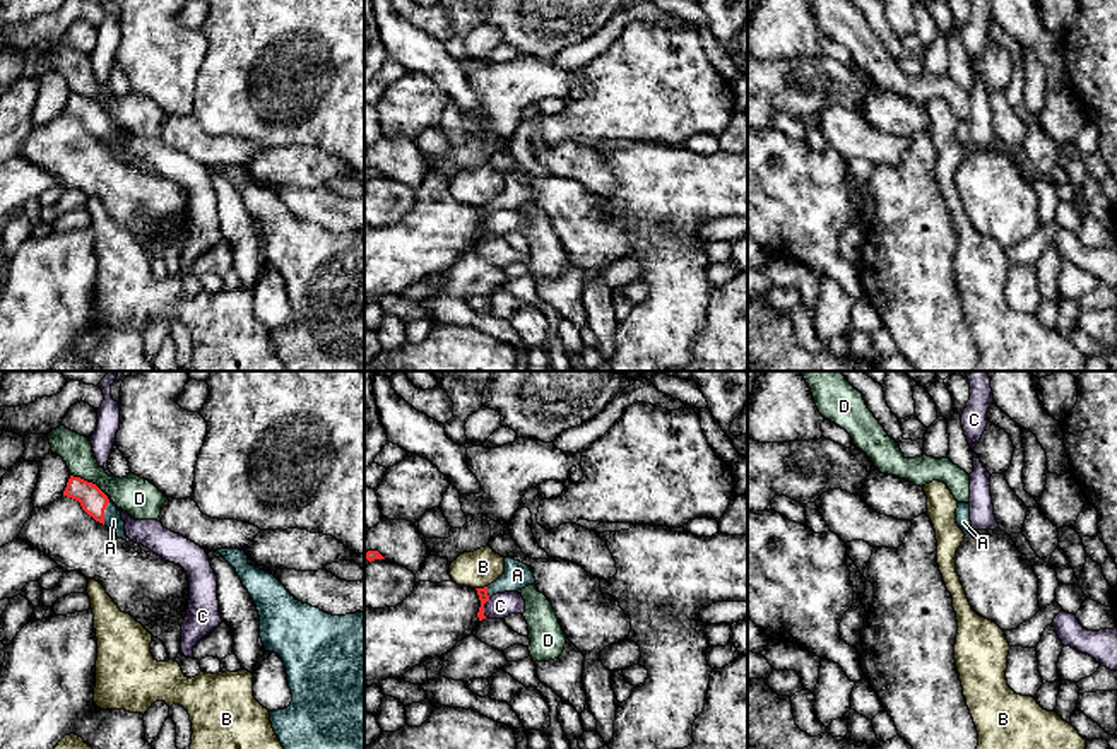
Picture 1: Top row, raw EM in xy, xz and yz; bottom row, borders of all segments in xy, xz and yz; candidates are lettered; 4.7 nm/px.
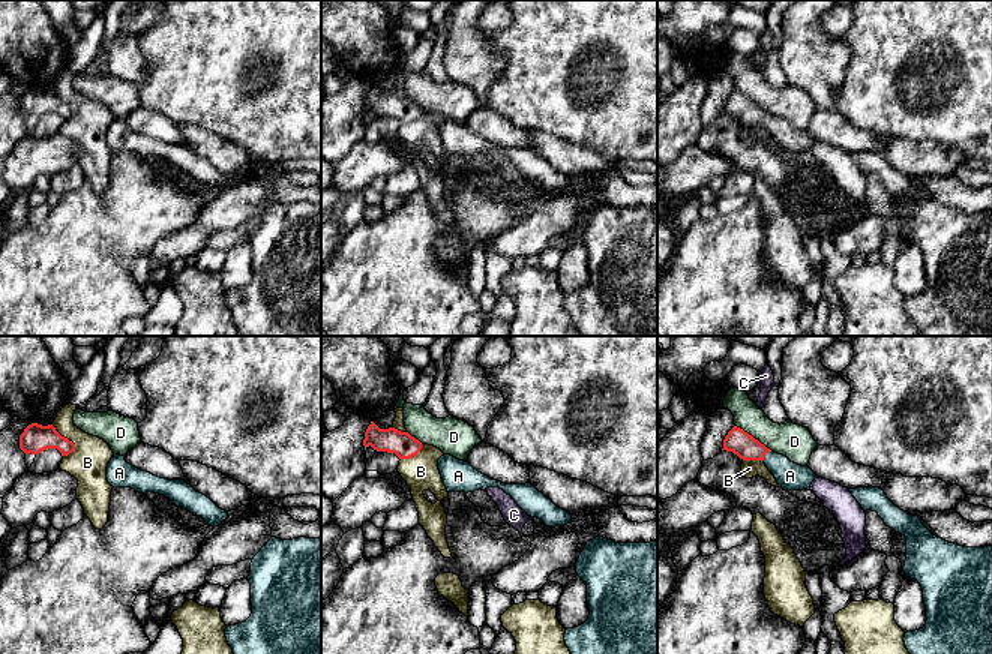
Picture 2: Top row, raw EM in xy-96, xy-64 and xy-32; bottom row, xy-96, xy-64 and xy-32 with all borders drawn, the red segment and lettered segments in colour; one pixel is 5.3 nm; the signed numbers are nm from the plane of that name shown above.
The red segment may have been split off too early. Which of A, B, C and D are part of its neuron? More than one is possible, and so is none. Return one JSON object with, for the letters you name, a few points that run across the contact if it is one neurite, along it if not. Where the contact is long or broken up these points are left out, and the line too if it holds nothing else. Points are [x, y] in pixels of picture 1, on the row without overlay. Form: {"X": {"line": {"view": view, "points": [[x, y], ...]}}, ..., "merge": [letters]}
{"A": {"line": {"view": "xy", "points": [[93, 117], [103, 130], [113, 137]]}}, "merge": ["A"]}

